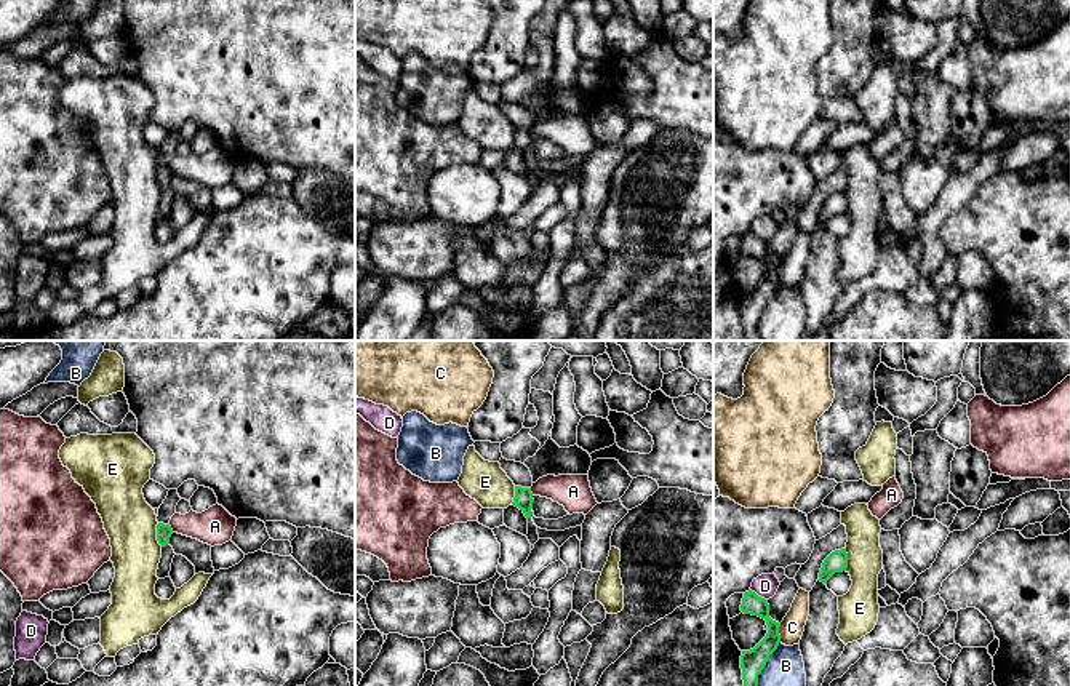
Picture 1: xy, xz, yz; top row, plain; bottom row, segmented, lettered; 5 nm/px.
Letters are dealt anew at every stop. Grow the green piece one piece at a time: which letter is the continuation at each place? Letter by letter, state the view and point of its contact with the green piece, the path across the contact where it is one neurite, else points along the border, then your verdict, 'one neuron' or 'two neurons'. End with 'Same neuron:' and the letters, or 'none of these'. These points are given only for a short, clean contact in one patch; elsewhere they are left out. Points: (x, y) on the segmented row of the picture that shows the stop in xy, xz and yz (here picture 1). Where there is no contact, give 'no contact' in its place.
A: contact xy (170, 528); border xy (168, 525), (173, 531); two neurons
B: contact yz (765, 664); border yz (779, 642), (758, 675), (757, 685); two neurons
C: contact yz (778, 634); two neurons
D: contact yz (757, 595); two neurons
E: contact xy (157, 534); two neurons
Same neuron: none of these

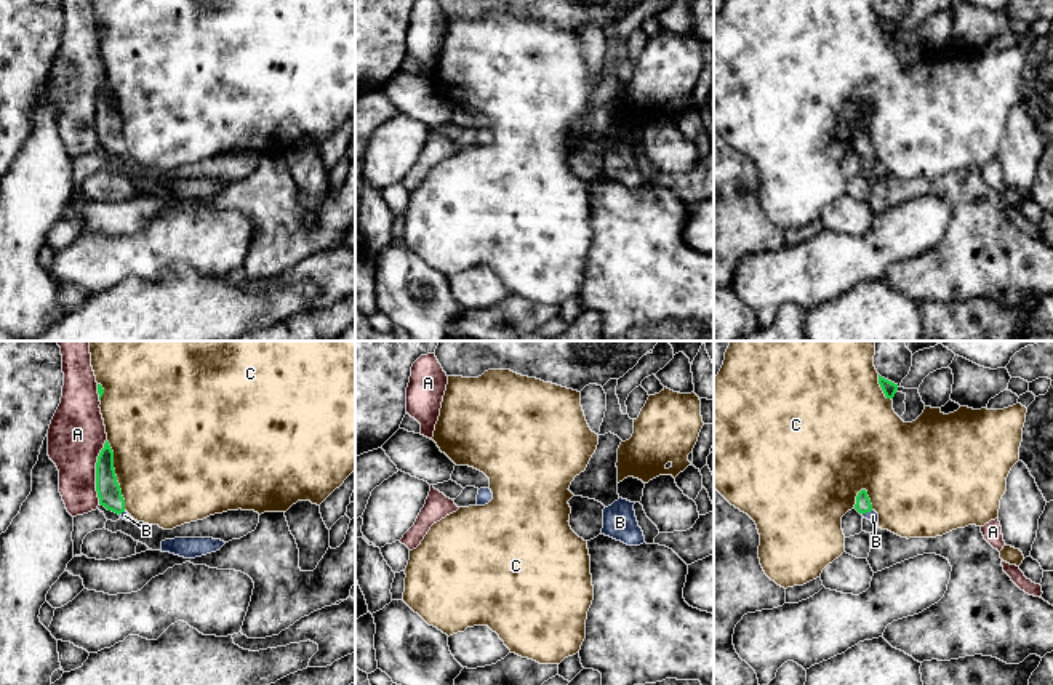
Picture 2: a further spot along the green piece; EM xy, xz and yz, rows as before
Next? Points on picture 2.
A: contact xy (96, 471); two neurons
B: contact yz (866, 511); way yz (863, 504), (866, 511), (872, 516); one neuron
C: contact xy (116, 476); two neurons
Same neuron: B

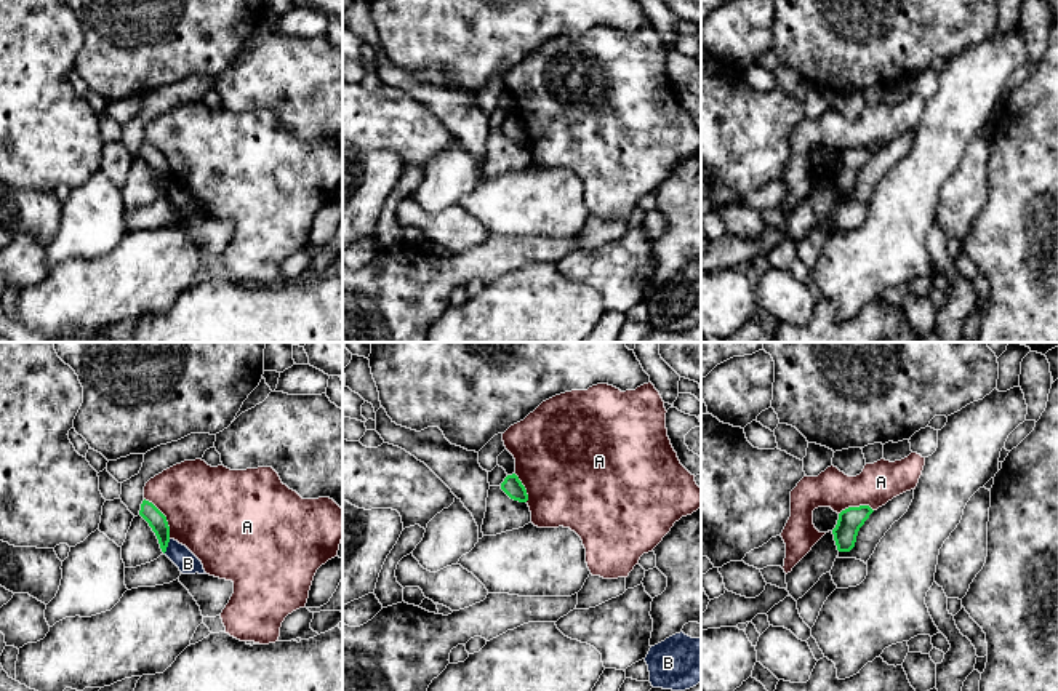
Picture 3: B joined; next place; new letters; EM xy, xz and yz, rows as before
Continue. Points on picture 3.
A: contact xy (165, 517); two neurons
B: contact xy (167, 546); border xy (170, 539), (164, 552); two neurons
Same neuron: none of these

